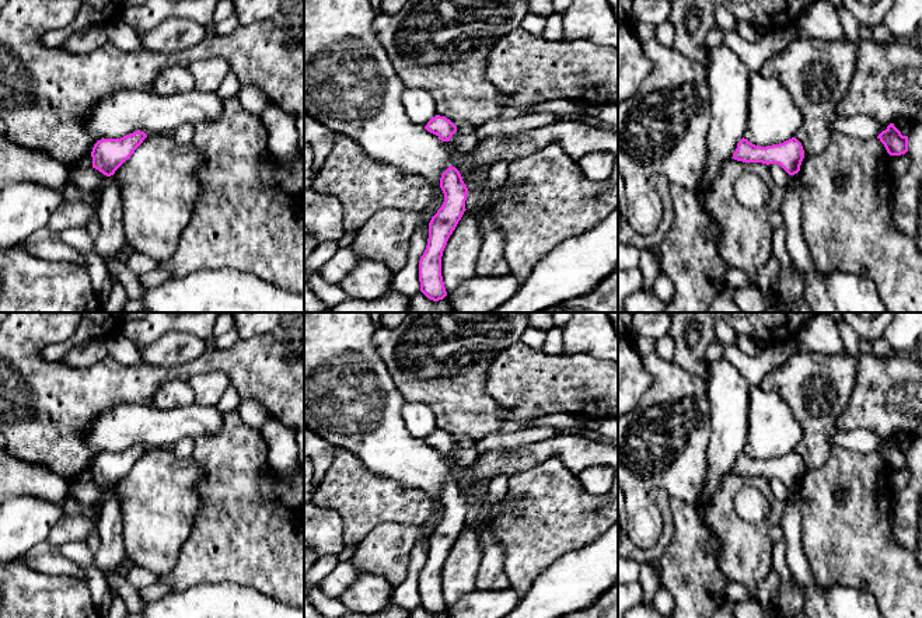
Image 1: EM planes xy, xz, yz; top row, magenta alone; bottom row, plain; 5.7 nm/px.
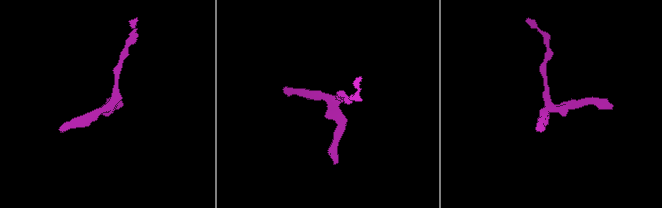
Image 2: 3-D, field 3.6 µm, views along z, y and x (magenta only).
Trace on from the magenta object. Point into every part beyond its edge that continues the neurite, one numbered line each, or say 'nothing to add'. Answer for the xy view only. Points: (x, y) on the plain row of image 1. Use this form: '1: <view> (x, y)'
nothing to add

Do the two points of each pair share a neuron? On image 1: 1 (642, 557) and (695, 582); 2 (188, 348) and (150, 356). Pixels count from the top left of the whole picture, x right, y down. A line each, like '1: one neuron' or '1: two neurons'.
1: two neurons
2: one neuron

